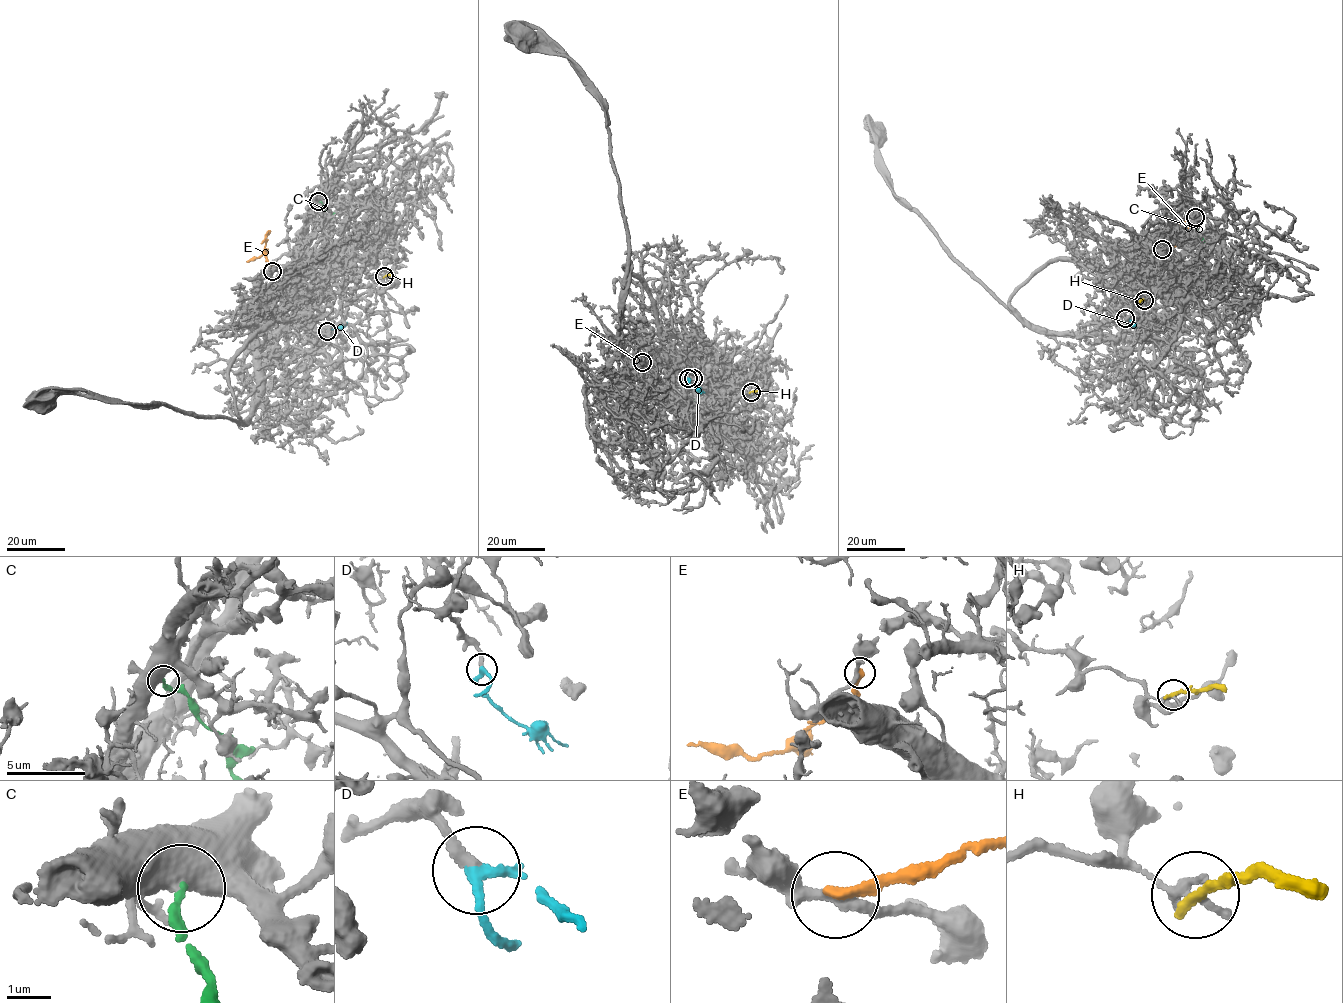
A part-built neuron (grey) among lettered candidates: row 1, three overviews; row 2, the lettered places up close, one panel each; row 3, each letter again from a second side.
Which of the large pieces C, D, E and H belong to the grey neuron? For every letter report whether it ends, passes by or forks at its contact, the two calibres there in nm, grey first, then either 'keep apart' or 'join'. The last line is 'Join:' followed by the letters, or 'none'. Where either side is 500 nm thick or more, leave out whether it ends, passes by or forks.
C: 600/200 nm | keep apart
D: it ends | 240/340 nm | join
E: it ends | 240/300 nm | keep apart
H: it ends | 280/280 nm | keep apart
Join: D

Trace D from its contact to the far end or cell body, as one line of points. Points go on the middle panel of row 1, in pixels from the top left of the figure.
D: (688, 378), (692, 386), (704, 392)

